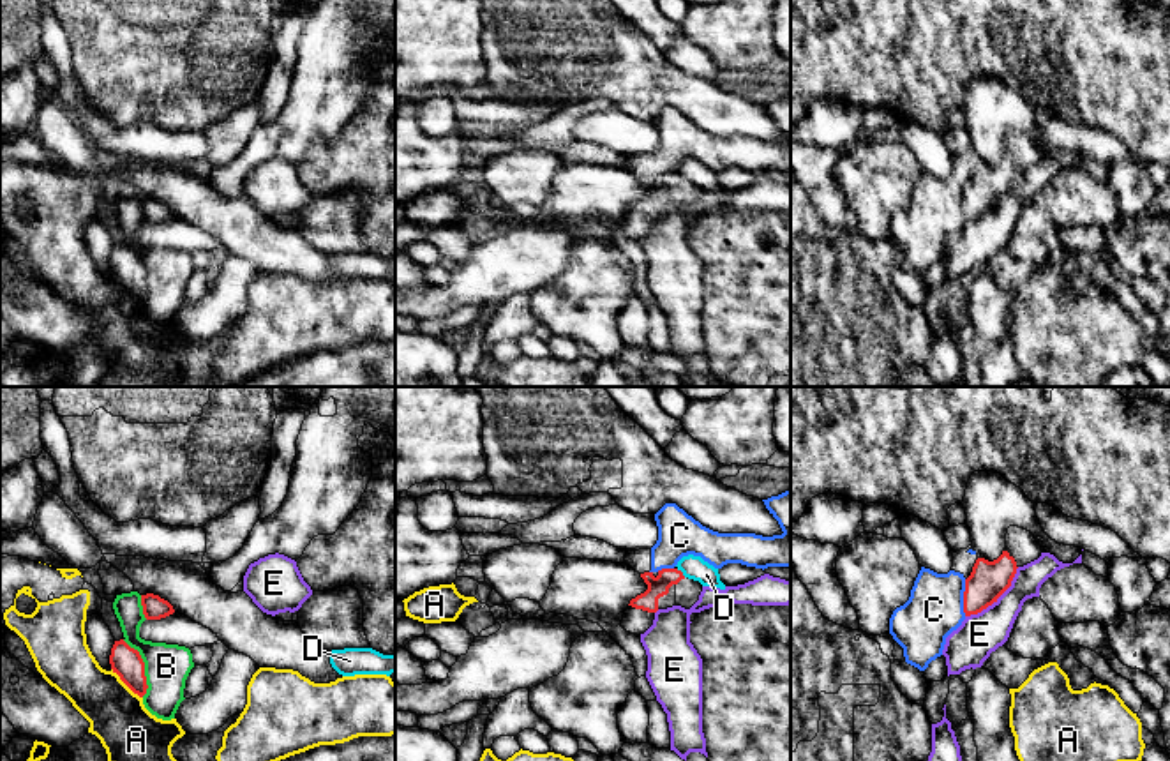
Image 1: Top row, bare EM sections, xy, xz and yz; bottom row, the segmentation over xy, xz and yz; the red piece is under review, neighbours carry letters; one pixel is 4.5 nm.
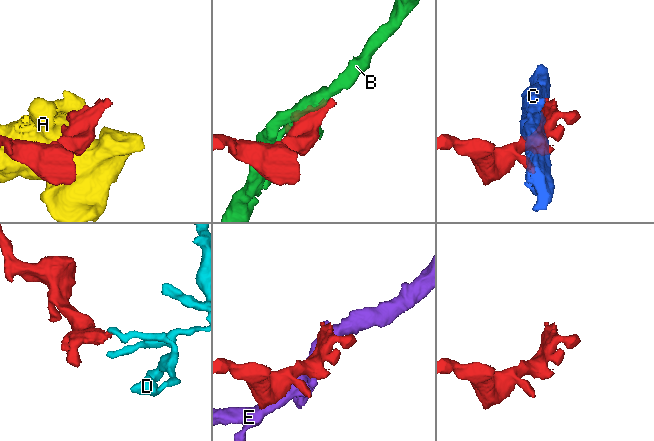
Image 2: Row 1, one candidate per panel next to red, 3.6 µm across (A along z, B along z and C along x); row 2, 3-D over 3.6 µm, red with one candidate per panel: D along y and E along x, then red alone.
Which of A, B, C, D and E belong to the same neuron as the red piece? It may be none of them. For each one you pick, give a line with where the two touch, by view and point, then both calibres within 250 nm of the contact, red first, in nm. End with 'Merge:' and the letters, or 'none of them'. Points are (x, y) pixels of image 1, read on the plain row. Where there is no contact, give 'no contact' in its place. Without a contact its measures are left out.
Merge: none of them

